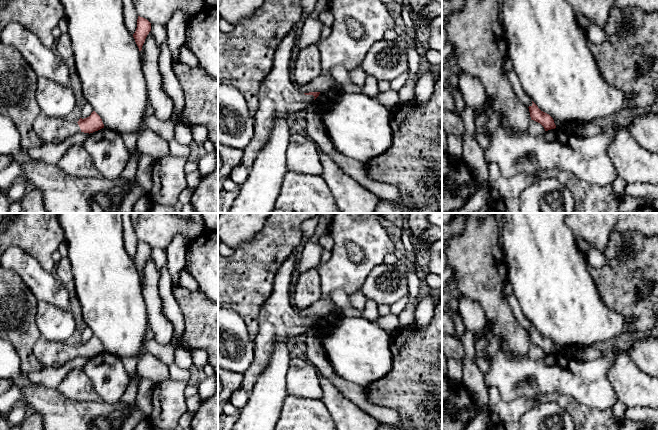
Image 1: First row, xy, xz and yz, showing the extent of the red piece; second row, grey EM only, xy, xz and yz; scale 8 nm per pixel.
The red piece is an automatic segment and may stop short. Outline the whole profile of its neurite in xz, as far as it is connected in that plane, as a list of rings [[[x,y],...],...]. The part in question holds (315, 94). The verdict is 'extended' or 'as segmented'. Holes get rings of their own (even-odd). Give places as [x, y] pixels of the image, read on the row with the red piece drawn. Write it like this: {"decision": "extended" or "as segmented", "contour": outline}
{"decision": "extended", "contour": [[[295,28],[284,37],[274,53],[272,69],[260,85],[259,108],[253,116],[253,138],[243,150],[242,165],[248,169],[253,166],[268,142],[275,120],[292,120],[295,113],[303,113],[320,94],[302,94],[292,80],[290,57],[297,36],[298,31]]]}

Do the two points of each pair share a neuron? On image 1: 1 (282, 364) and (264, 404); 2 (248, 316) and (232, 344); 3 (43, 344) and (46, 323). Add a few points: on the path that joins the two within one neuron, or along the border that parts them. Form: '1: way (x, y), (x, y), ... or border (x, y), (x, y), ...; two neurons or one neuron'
1: way (275, 374), (269, 394); one neuron
2: border (228, 308), (243, 319), (252, 340); two neurons
3: border (41, 335), (52, 341), (65, 342); two neurons

